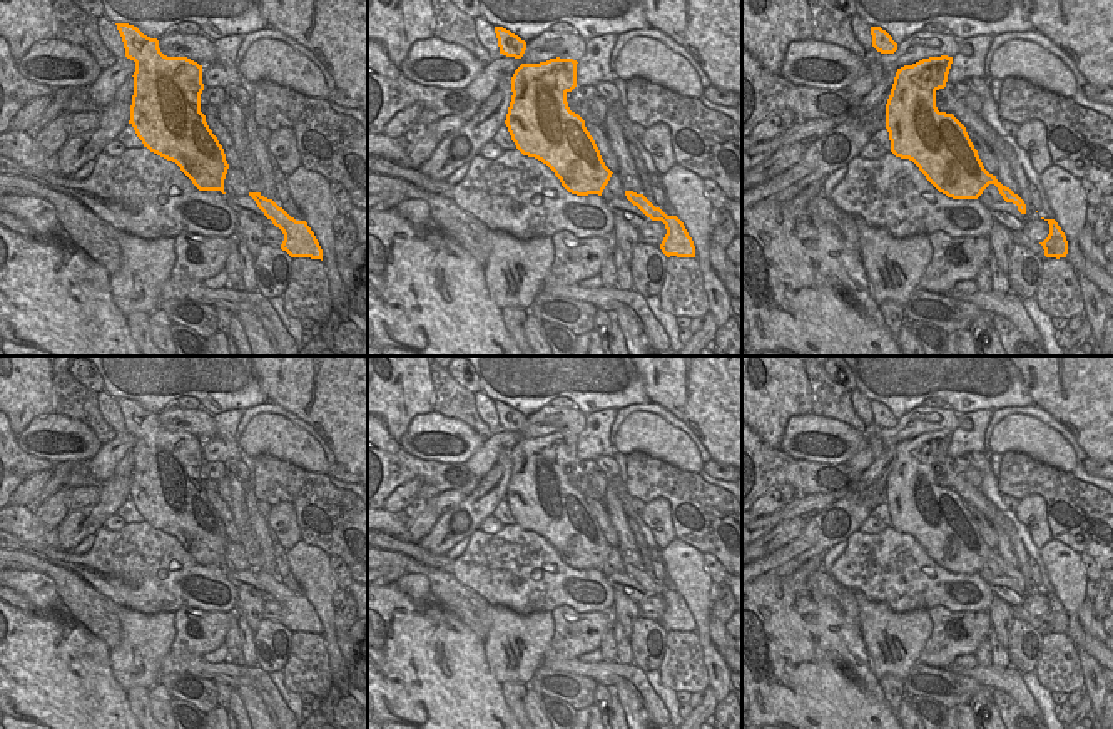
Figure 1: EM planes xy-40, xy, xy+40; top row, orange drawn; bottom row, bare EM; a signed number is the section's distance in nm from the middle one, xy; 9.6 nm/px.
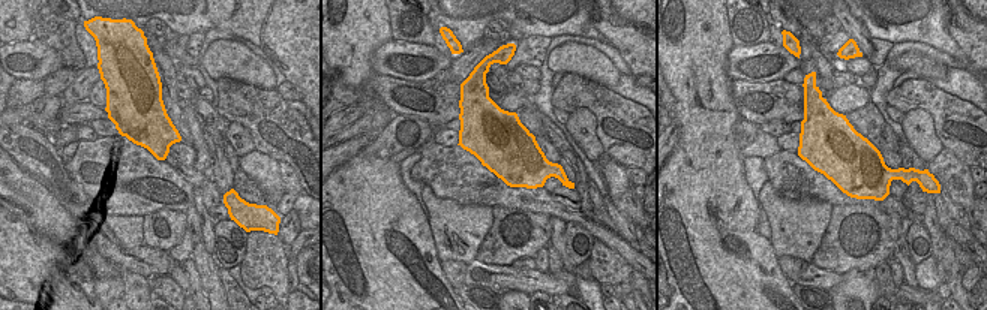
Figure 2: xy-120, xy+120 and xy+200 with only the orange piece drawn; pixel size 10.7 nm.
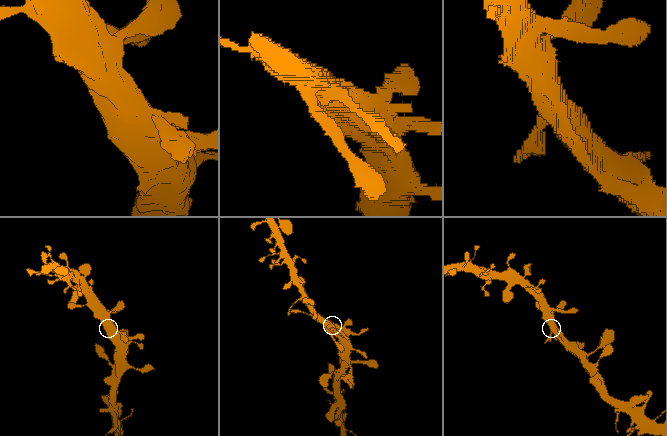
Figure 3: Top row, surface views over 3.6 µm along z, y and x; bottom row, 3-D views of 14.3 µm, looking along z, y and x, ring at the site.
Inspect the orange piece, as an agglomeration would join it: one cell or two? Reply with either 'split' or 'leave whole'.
leave whole

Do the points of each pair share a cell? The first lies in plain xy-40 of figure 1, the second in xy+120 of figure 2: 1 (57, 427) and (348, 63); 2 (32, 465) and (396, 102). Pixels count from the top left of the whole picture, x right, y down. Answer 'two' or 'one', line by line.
1: two
2: one

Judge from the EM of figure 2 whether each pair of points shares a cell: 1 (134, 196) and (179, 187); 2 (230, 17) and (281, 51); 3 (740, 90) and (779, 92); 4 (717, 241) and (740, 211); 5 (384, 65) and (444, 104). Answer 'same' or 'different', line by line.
1: same
2: same
3: same
4: same
5: different

